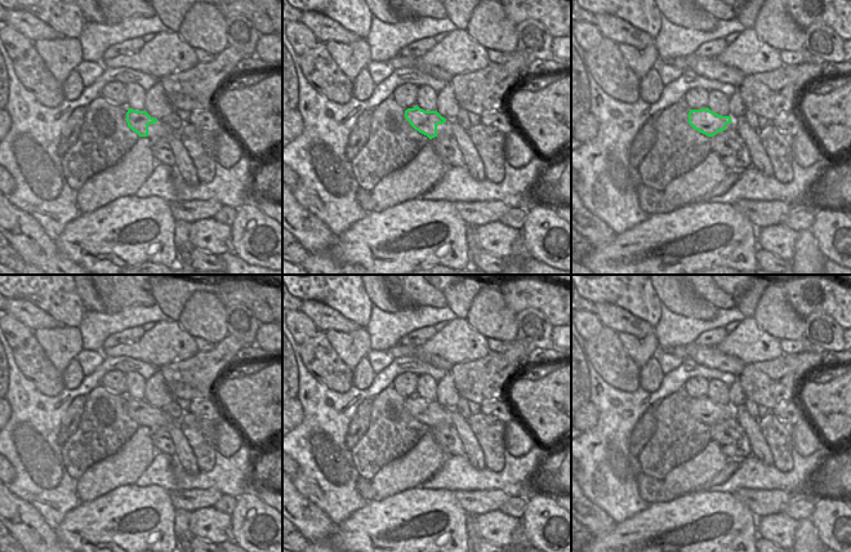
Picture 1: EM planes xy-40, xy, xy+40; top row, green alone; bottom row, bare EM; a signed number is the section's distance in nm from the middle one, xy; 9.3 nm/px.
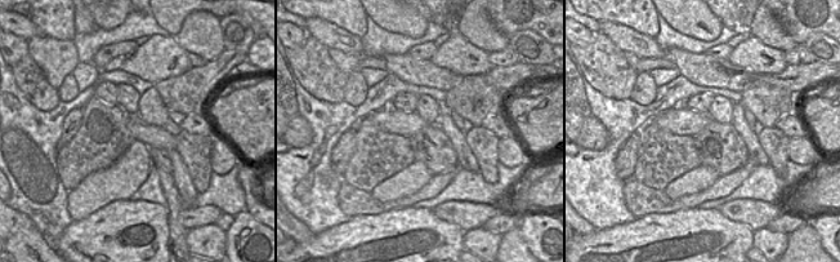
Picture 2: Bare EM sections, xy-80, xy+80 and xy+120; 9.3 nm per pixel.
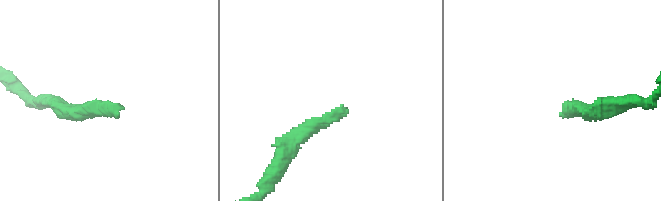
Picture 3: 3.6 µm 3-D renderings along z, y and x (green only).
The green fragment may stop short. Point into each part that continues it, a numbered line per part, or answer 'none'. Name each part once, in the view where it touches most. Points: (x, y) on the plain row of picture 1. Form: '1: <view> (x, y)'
1: xy-40 (159, 418)

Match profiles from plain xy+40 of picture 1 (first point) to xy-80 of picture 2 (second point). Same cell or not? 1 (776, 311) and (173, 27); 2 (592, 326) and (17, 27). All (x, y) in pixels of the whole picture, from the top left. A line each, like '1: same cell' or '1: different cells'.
1: different cells
2: different cells

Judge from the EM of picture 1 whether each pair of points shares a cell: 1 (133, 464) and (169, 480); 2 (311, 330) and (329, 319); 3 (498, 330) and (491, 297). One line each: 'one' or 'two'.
1: two
2: two
3: one

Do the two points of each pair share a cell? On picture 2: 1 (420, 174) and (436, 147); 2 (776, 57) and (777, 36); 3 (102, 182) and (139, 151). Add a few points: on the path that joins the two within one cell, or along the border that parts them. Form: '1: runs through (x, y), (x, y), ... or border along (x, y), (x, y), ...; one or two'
1: border along (415, 159), (420, 160), (432, 174); two
2: border along (751, 34), (765, 44), (785, 52); two
3: runs through (111, 180), (130, 160); one

